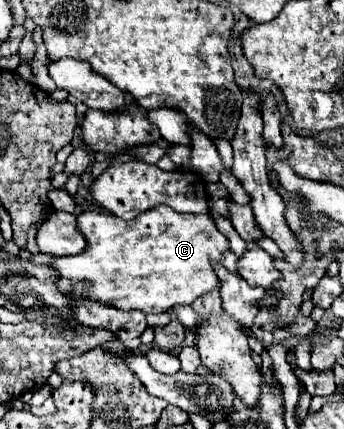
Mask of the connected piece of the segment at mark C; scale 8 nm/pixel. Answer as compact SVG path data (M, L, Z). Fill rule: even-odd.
M156 206L156 210L148 210L148 214L140 214L140 218L134 218L132 222L124 222L108 212L82 212L78 214L78 230L84 234L88 250L76 256L56 258L52 266L62 276L58 288L66 294L74 282L90 280L92 288L88 290L86 298L118 306L122 310L138 308L144 314L160 314L208 294L210 287L216 287L219 283L212 262L218 264L224 252L230 250L228 238L216 228L216 222L210 214L180 214L176 210L168 210L168 206Z

